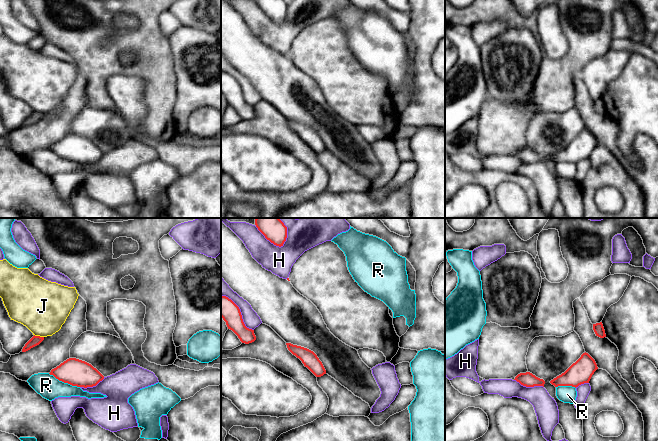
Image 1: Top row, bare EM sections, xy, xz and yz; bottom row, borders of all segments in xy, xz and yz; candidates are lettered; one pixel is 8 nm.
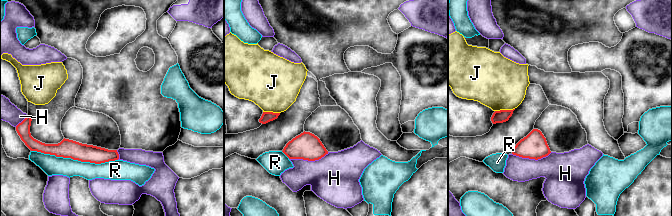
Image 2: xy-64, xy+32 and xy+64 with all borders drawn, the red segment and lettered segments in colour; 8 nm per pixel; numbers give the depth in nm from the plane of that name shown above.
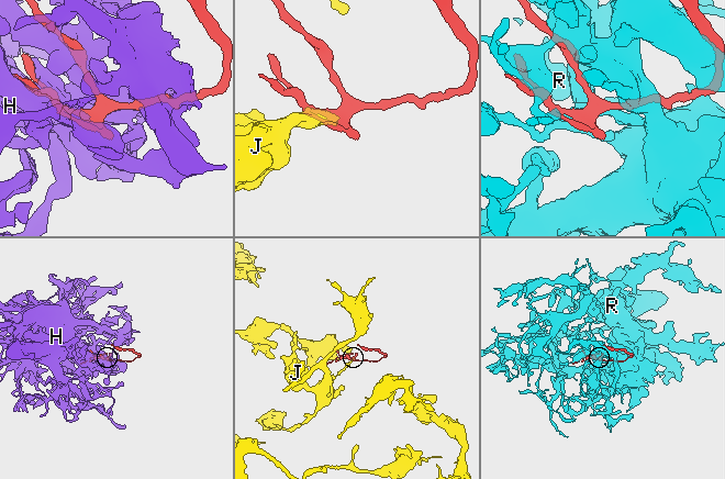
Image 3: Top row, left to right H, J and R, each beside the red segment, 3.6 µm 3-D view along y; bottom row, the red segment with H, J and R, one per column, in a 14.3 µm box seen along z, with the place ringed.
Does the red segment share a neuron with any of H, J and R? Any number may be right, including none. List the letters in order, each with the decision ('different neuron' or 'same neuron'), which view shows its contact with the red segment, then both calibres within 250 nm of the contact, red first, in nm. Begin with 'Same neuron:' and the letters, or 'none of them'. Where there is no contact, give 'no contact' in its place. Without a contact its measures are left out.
Same neuron: none of them
H: different neuron; meets red in xz; 200 nm thick on the red side, 220 nm on the other
J: different neuron; meets red in xy; 80 nm thick on the red side, 420 nm on the other
R: different neuron; meets red in xy; 220 nm thick on the red side, 180 nm on the other

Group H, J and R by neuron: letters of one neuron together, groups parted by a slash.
H / J / R

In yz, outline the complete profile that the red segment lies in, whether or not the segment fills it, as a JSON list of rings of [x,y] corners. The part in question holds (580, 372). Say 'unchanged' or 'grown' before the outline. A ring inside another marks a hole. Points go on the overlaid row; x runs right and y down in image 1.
unchanged | [[[583,353],[564,373],[550,381],[555,387],[572,386],[589,383],[592,375],[598,369],[595,360],[588,354]]]

